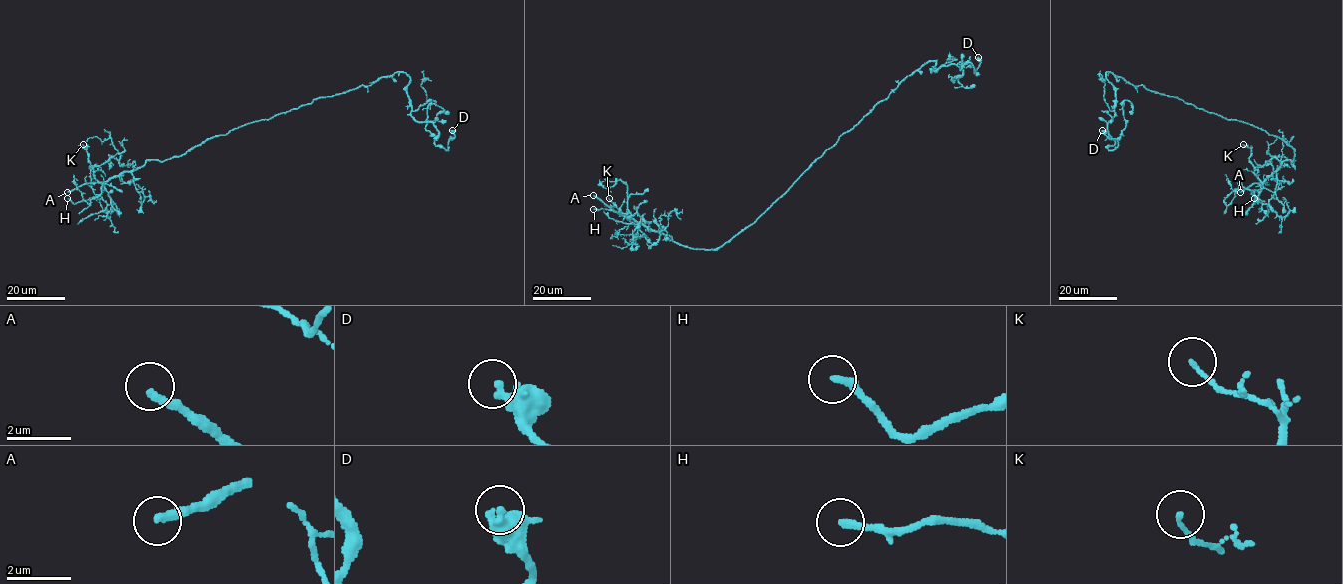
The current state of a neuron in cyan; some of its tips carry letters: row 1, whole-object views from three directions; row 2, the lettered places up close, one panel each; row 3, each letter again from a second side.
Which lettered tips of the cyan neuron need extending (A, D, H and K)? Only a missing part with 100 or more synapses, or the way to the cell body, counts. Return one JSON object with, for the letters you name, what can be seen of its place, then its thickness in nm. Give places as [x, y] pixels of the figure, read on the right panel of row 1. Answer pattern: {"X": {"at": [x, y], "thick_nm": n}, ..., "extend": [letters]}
{"A": {"at": [1240, 192], "thick_nm": 300}, "extend": ["A"]}

